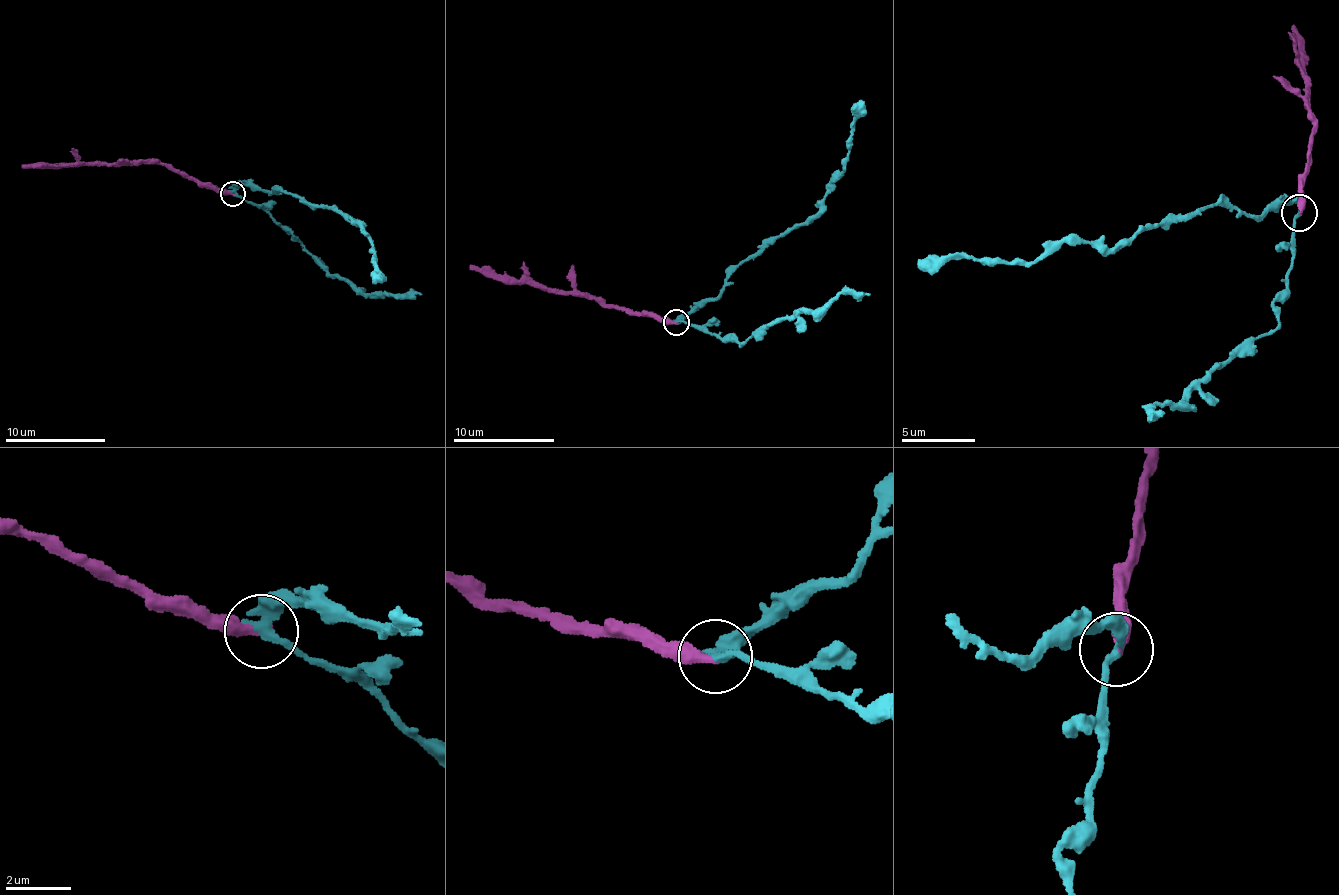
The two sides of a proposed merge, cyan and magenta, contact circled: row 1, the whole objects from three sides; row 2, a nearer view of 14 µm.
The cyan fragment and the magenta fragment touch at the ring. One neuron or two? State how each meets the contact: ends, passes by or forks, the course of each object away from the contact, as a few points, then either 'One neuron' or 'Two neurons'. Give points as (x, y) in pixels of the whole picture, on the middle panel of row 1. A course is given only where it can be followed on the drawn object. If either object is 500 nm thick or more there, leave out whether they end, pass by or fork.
At the ring cyan passes by. At the ring magenta ends. Course of cyan: (675, 323), (715, 298), (738, 266), (819, 212), (830, 178), (844, 170), (854, 109), (864, 103). Course of magenta: (675, 323), (660, 322), (599, 302), (543, 291), (528, 284), (503, 282), (475, 272), (471, 264). One neuron

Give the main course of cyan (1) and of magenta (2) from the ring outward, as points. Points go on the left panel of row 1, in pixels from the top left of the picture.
1: (232, 193), (249, 183), (267, 192), (283, 191), (354, 220), (372, 246), (374, 272), (383, 282)
2: (232, 193), (217, 192), (153, 163), (28, 167), (22, 165)

